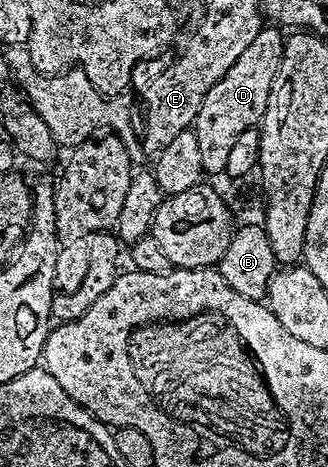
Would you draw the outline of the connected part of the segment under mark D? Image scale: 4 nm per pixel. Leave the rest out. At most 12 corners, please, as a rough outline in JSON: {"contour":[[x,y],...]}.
{"contour":[[265,27],[196,116],[205,174],[259,126],[285,34]]}

